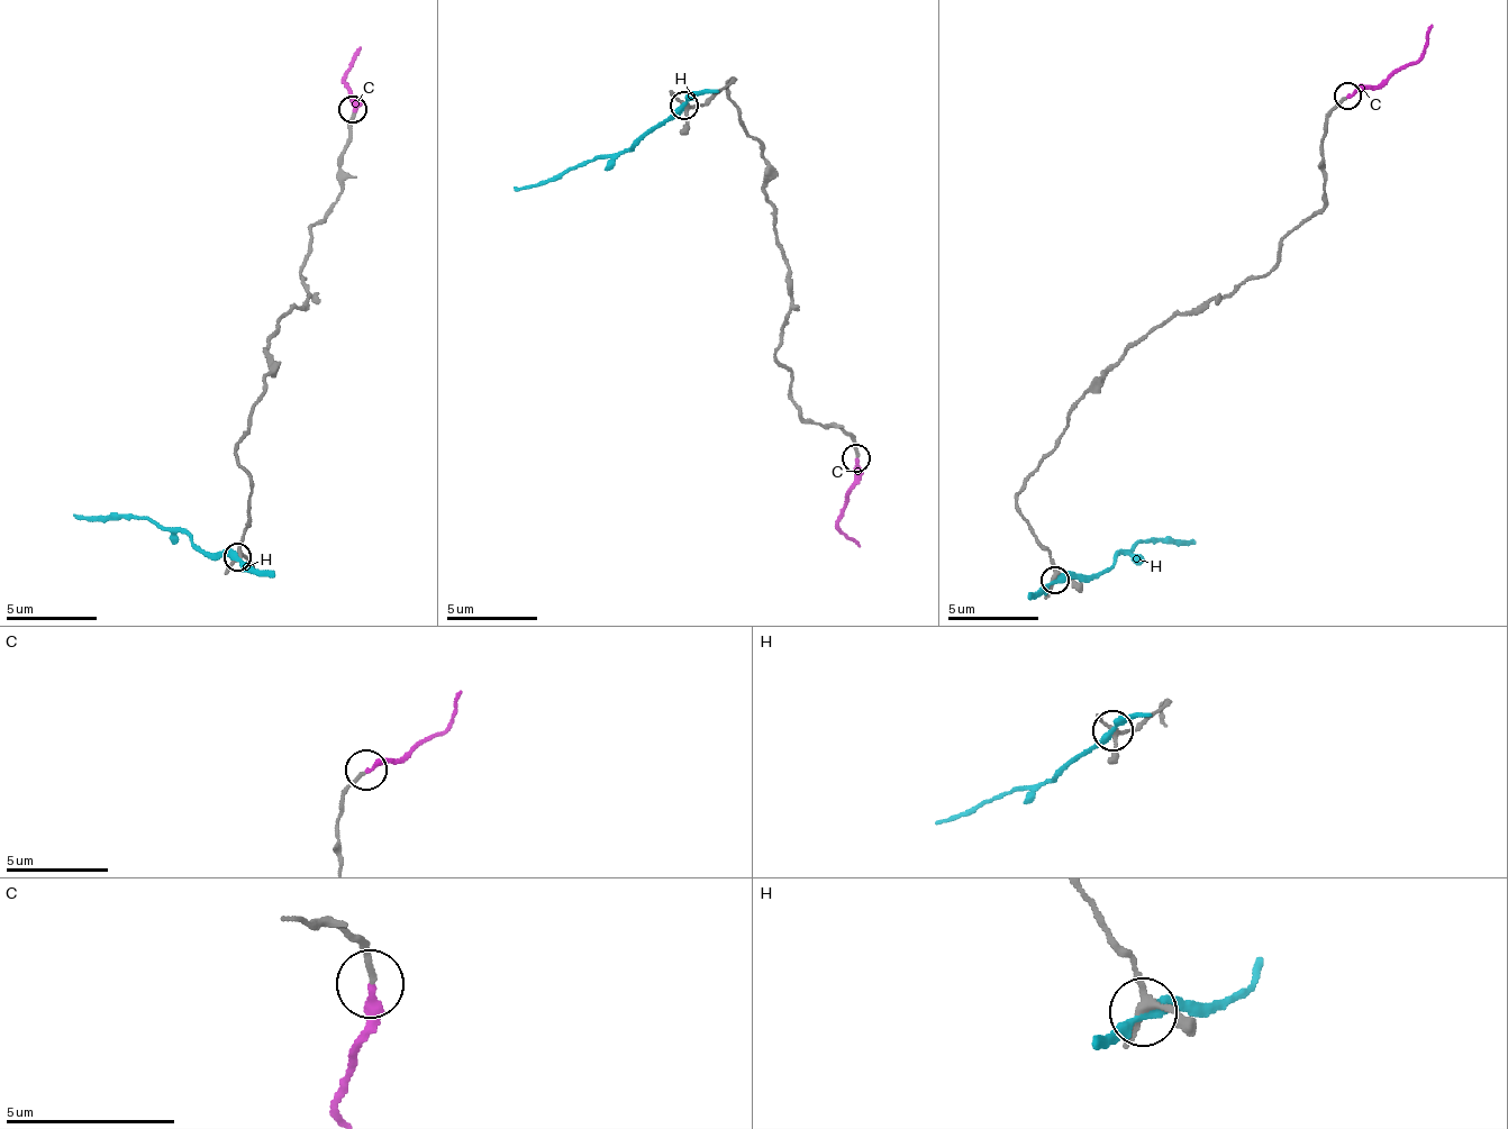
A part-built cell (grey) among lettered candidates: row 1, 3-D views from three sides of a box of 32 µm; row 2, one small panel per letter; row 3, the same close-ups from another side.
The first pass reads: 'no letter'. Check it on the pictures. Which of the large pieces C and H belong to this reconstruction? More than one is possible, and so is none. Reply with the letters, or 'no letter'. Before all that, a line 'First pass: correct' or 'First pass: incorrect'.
First pass: incorrect
C

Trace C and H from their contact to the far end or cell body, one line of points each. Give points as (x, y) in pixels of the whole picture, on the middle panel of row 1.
C: (855, 457), (853, 484), (838, 525), (857, 545)
H: (682, 103), (645, 128), (630, 148), (514, 192)

